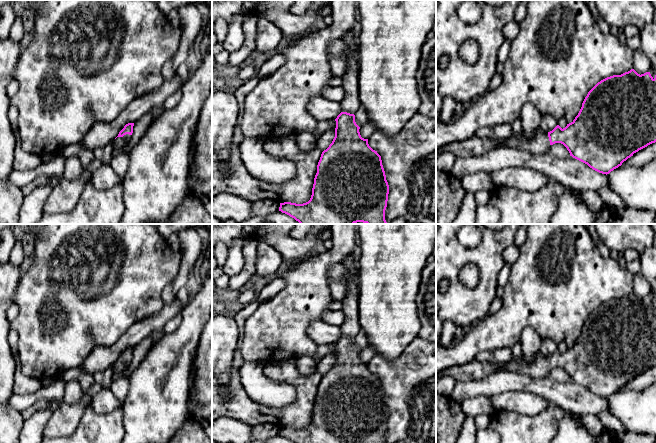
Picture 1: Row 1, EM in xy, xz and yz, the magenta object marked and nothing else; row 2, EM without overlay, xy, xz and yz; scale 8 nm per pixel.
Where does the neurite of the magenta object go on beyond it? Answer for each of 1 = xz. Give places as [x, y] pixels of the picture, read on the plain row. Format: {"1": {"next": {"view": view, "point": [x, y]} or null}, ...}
{"1": {"next": {"view": "xz", "point": [350, 327]}}}

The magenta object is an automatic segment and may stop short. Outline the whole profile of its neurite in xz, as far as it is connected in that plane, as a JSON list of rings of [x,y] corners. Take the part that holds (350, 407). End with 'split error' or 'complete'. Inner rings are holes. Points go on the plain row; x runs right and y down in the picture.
[[[353,254],[346,257],[342,265],[351,274],[347,277],[346,297],[342,300],[344,320],[339,326],[341,337],[335,343],[335,361],[321,378],[310,424],[303,428],[280,427],[279,435],[294,443],[385,443],[389,409],[381,380],[369,370],[368,363],[361,361],[360,351],[355,346],[354,337],[361,330],[357,282],[359,265]]]; split error

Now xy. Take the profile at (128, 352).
[[[128,347],[119,356],[117,362],[112,366],[112,370],[116,376],[122,376],[124,372],[128,369],[131,359],[133,357],[134,347]]]; split error

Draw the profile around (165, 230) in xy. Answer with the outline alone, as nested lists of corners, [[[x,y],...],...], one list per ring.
[[[158,224],[157,230],[164,239],[168,239],[172,233],[179,232],[185,228],[196,228],[199,225],[211,225],[211,224]]]

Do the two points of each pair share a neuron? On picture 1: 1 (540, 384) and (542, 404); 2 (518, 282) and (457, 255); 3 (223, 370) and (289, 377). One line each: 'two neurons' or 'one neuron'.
1: two neurons
2: two neurons
3: two neurons

